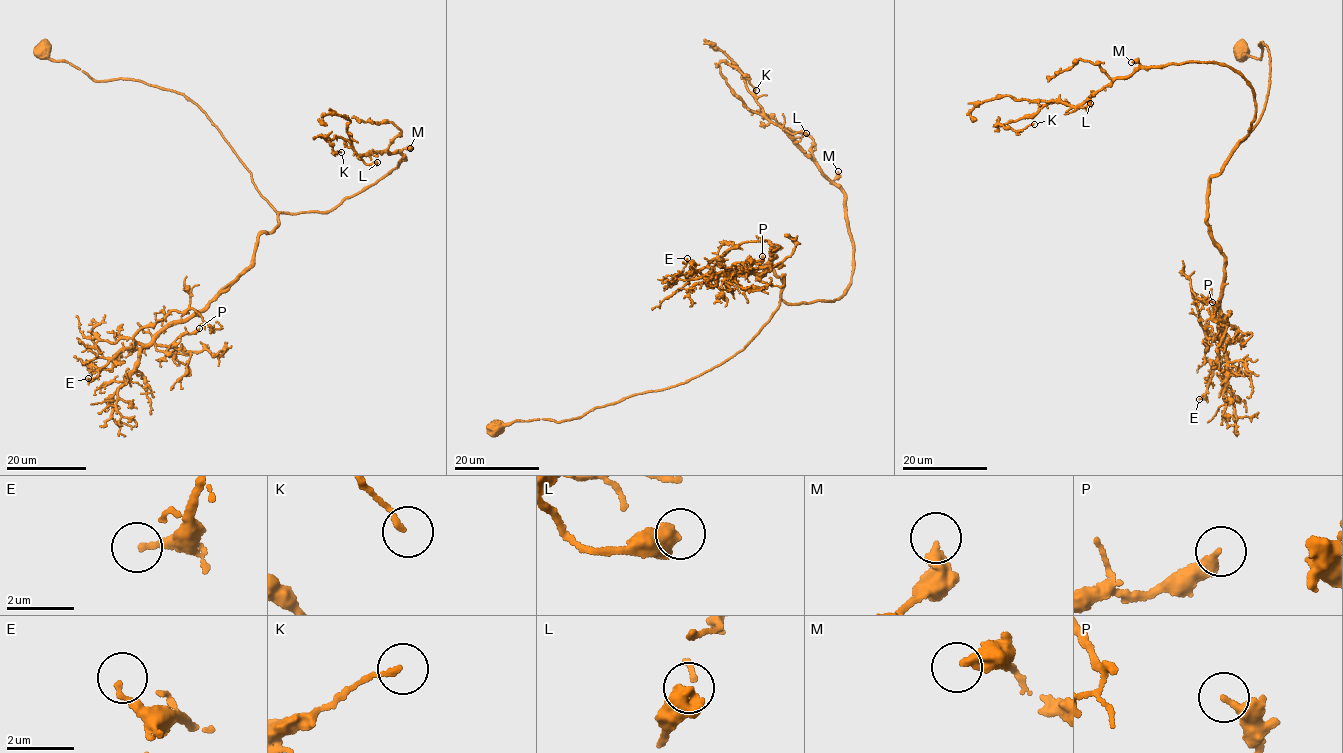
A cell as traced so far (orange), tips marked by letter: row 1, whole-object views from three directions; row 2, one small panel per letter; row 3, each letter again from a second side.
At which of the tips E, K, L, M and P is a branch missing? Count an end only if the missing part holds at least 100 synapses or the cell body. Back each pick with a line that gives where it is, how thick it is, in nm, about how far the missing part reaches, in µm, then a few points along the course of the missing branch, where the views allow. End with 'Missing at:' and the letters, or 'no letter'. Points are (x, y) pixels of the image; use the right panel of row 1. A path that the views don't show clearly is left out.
Missing at: no letter

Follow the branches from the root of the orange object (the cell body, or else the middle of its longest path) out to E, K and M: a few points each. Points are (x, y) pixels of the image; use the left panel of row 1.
E: (44, 50), (97, 80), (133, 79), (188, 97), (277, 215), (258, 236), (253, 264), (215, 298), (88, 378)
K: (44, 50), (97, 80), (188, 97), (278, 212), (327, 212), (406, 158), (319, 135), (341, 152)
M: (44, 50), (97, 80), (133, 79), (188, 97), (278, 212), (330, 211), (410, 148)

